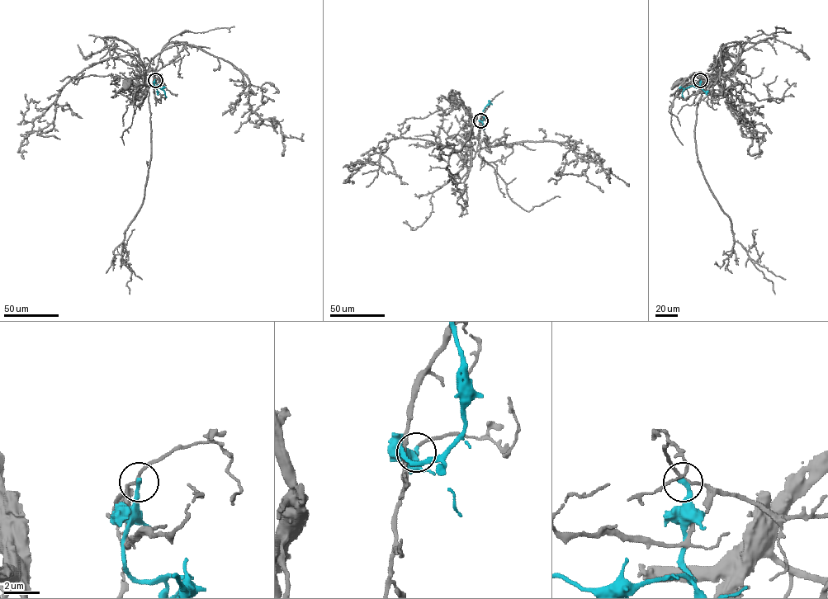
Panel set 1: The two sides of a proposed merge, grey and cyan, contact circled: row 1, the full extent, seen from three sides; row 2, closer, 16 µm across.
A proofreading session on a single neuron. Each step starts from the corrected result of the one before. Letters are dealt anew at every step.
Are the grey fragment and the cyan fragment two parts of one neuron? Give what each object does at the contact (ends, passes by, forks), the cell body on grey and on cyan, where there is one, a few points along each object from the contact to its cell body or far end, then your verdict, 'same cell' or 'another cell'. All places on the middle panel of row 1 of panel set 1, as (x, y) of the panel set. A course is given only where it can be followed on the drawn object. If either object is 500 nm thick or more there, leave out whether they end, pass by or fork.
grey passes by; cyan ends; soma grey (453, 97); soma cyan none; course grey (480, 120), (478, 139), (470, 138), (470, 145), (470, 112), (463, 106), (455, 105), (453, 97); course cyan (480, 120), (484, 120), (483, 110), (490, 103), (492, 105); another cell

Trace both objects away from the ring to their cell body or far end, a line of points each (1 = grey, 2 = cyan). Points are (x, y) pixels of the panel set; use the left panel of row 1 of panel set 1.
1: (155, 79), (153, 82), (151, 70), (144, 72), (147, 84), (127, 82)
2: (155, 79), (154, 85), (163, 90), (166, 97)

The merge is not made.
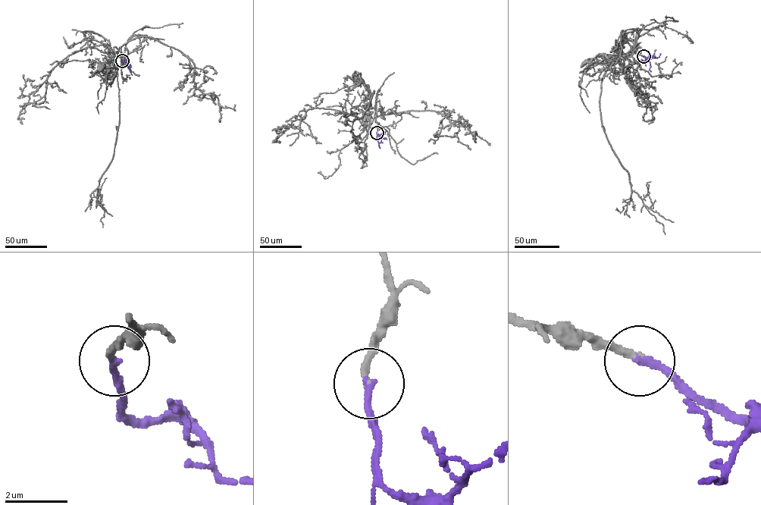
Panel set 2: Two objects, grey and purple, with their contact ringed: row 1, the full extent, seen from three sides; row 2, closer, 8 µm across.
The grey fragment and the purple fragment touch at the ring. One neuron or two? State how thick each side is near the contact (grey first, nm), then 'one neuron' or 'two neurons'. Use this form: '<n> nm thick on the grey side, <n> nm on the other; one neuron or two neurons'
200 nm thick on the grey side, 240 nm on the other; one neuron

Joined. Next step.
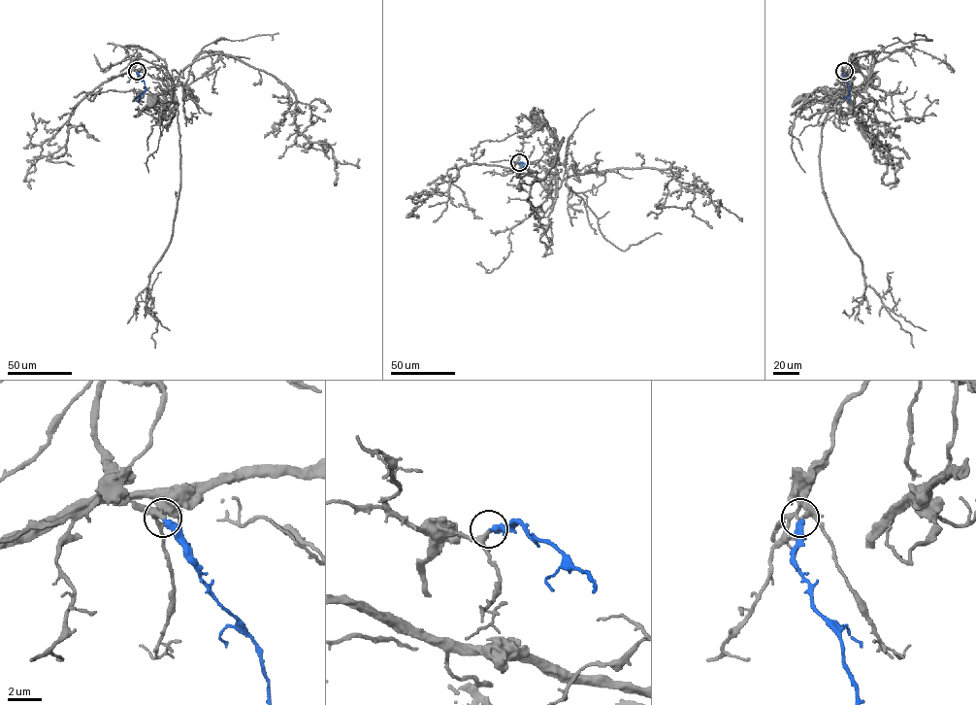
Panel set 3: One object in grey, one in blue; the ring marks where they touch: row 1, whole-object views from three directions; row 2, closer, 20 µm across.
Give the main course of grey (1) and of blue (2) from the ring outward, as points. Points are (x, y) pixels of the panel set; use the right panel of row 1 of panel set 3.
1: (843, 72), (852, 58), (867, 71), (858, 94), (837, 93), (828, 101), (798, 99)
2: (843, 72), (849, 91), (844, 98)

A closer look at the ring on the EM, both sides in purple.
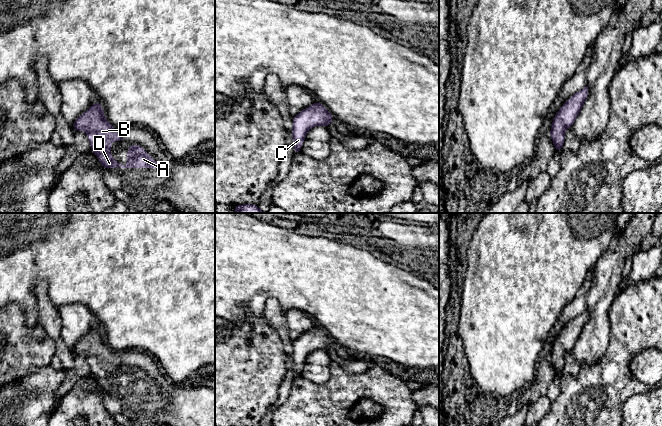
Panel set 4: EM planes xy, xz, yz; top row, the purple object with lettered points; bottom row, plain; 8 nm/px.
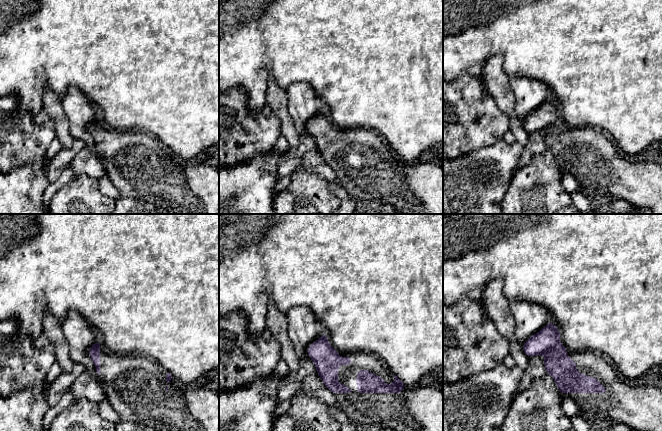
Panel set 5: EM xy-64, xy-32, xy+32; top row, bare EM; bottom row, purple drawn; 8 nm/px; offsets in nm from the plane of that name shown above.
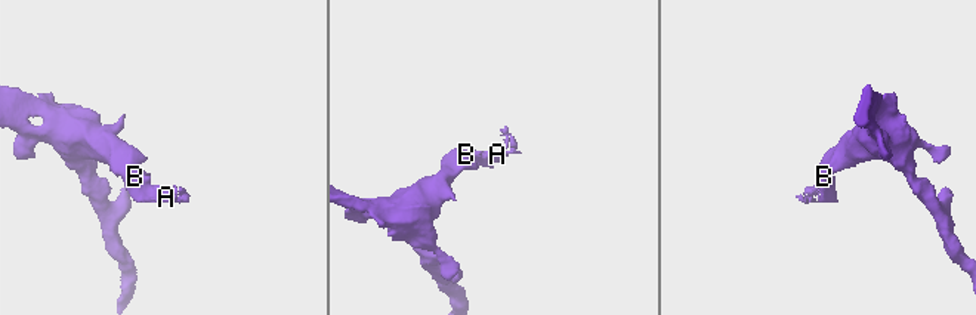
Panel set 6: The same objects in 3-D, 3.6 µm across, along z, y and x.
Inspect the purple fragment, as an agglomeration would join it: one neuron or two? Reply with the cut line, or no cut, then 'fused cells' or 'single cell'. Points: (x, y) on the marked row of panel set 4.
no cut; single cell

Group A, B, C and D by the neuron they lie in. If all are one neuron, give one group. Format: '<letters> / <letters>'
A B C D

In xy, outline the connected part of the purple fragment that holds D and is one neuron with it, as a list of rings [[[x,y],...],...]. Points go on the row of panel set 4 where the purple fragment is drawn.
[[[95,101],[88,111],[78,117],[73,124],[73,129],[75,131],[83,130],[87,134],[91,145],[91,151],[97,155],[104,168],[160,168],[160,165],[143,148],[141,148],[139,144],[130,145],[128,147],[127,165],[116,162],[111,156],[111,142],[124,141],[124,137],[121,135],[120,131],[112,130],[112,127],[114,126],[104,118],[103,108],[97,101]]]

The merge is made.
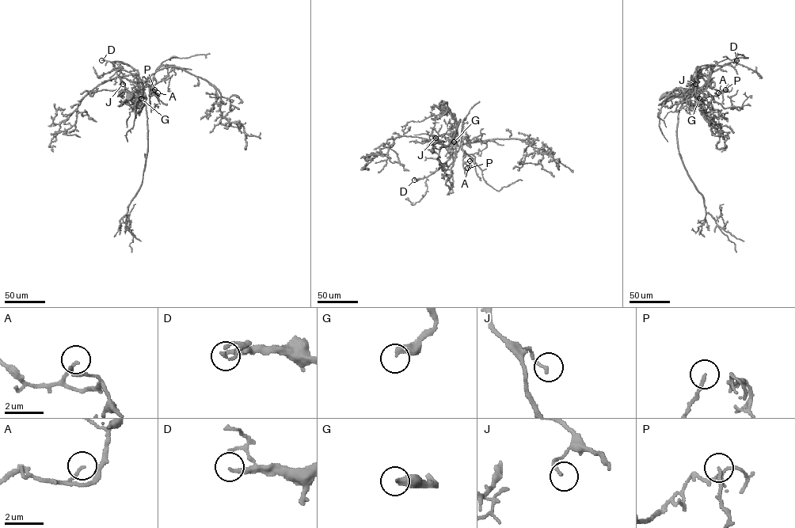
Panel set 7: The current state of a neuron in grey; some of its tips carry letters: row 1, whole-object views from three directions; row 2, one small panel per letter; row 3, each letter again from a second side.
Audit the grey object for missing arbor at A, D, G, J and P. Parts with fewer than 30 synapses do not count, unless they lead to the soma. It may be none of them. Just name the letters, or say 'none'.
D, G

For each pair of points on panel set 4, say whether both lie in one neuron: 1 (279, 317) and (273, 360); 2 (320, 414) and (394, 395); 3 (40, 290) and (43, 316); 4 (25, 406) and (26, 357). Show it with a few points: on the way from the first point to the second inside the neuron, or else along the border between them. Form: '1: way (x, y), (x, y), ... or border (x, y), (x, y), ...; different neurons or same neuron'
1: border (263, 316), (280, 338), (282, 348), (287, 353); different neurons
2: way (338, 396), (344, 390), (376, 390); same neuron
3: way (41, 296), (43, 310); same neuron
4: border (47, 364), (10, 383); different neurons

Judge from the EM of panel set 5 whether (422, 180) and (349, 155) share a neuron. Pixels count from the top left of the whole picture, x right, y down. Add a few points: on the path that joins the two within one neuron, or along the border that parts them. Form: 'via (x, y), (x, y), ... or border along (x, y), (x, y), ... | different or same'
via (404, 173), (382, 158), (367, 155) | same

